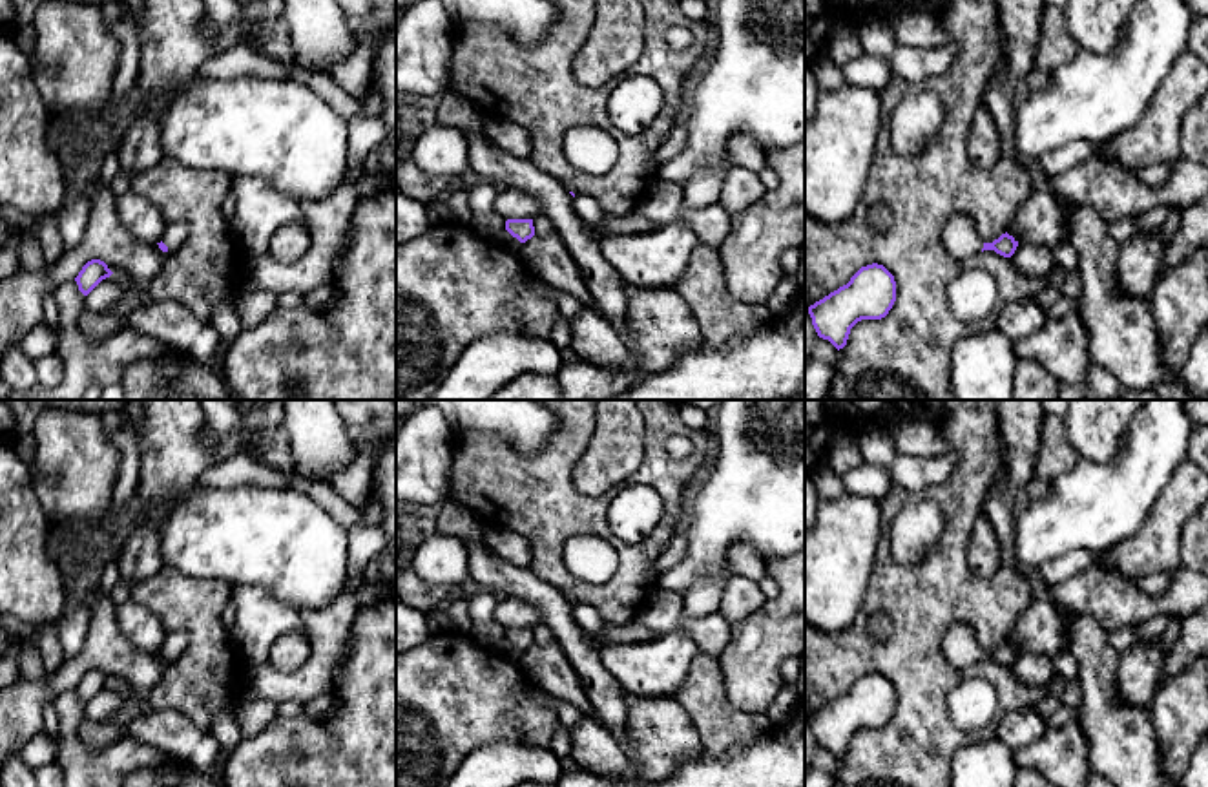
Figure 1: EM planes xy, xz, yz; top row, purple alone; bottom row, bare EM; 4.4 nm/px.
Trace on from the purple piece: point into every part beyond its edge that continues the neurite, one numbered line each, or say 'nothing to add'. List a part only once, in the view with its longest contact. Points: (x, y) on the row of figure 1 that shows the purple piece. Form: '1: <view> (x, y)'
1: xy (174, 236)

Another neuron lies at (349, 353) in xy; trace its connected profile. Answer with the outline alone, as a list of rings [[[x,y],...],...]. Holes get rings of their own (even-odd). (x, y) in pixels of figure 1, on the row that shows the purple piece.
[[[394,184],[358,199],[332,283],[341,292],[334,309],[276,309],[230,341],[224,376],[243,400],[396,400]]]

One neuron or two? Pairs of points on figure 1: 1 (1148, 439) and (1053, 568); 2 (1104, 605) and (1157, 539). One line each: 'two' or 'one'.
1: two
2: two

